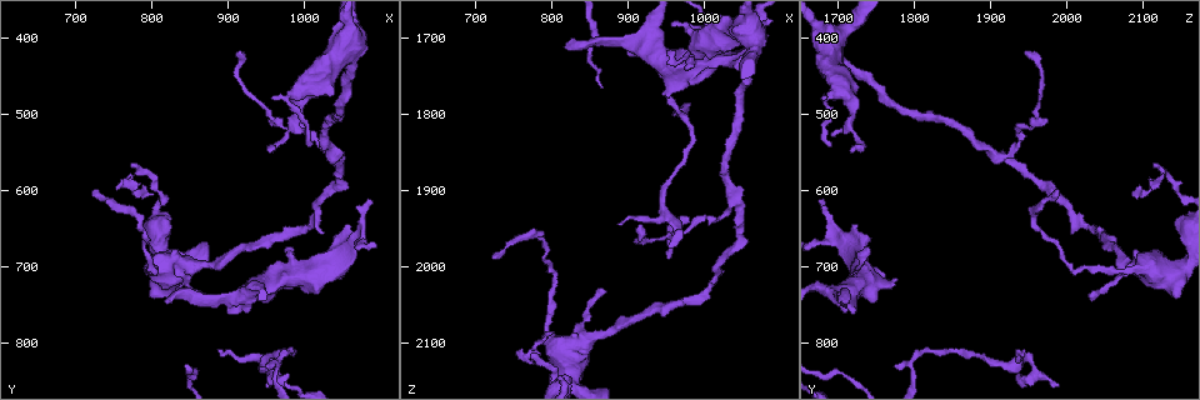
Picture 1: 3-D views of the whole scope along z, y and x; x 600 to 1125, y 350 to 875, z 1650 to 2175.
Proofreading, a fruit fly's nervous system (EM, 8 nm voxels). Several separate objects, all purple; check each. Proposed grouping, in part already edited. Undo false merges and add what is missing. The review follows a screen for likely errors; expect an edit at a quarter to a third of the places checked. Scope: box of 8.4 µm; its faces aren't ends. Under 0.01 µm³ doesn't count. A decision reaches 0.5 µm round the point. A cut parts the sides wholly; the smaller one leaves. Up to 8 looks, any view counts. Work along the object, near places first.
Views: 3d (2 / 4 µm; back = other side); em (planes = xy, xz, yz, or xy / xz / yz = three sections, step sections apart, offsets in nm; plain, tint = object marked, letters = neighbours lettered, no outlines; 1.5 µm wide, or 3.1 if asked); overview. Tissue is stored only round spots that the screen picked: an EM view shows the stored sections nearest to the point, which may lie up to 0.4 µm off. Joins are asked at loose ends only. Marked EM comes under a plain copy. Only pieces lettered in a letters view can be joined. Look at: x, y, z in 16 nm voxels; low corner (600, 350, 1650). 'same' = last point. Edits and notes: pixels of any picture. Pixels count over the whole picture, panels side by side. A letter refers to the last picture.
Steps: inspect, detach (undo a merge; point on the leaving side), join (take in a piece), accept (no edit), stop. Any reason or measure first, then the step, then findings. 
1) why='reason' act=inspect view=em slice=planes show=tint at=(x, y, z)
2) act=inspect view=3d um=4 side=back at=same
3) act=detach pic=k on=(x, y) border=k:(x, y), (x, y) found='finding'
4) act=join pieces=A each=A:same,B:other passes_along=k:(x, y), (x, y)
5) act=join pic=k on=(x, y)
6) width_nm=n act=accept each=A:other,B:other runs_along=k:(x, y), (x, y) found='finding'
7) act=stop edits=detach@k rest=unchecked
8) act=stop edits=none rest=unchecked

why='branch stops here' act=inspect view=3d um=4 side=back at=(980, 840, 1935)

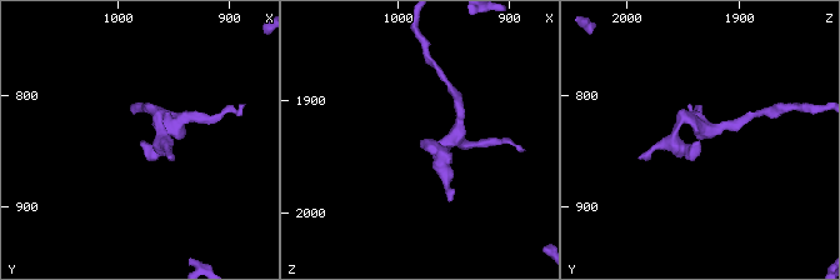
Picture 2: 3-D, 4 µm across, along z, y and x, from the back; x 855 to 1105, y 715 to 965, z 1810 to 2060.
why='need the tissue' act=inspect view=em slice=xy step=4 show=letters at=(980, 840, 1936)

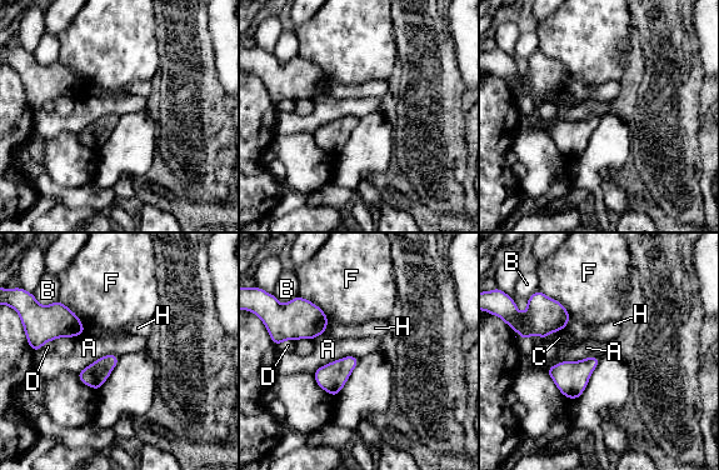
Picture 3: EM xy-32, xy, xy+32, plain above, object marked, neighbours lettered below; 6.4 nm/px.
width_nm=120 act=accept each=A:other,B:other,C:other,D:other,F:other,H:other border=3:(599, 356), (560, 360), (544, 370) found='none of them fits'

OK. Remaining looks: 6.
why='abrupt turn' act=inspect view=em slice=planes show=tint at=(970, 815, 1805)

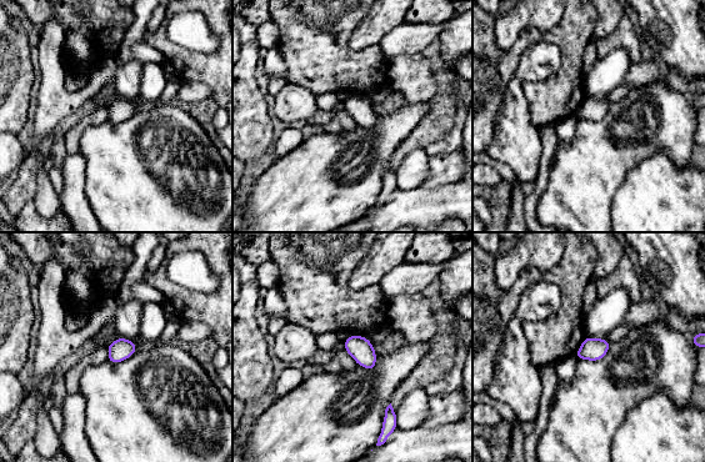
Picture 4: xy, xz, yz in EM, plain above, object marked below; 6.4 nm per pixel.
why='see the neighbours' act=inspect view=em slice=planes show=letters at=same

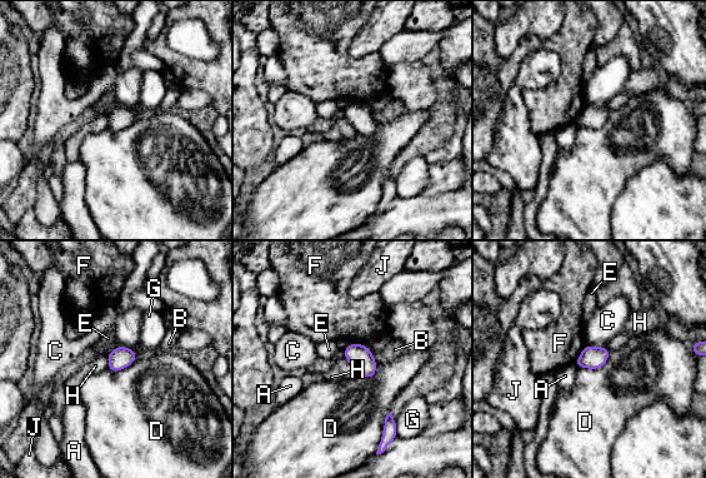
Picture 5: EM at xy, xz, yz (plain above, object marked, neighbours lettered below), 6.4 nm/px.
act=accept each=A:other,B:other,C:other,D:other,E:other,F:other,G:other,H:other,J:other border=5:(341, 352), (357, 373) found='one neuron here'

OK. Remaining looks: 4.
why='free end' act=inspect view=3d um=4 at=(820, 745, 1710)

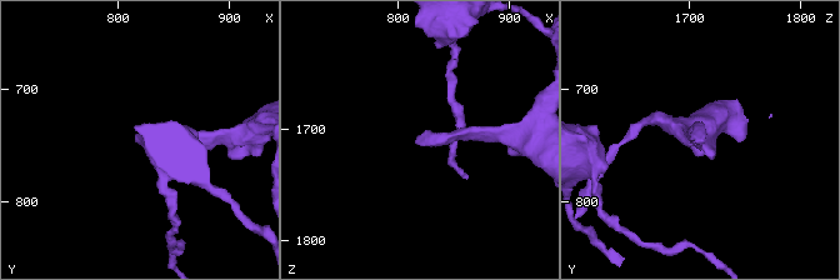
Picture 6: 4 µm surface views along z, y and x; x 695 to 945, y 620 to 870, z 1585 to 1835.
act=inspect view=em slice=planes show=letters at=(816, 748, 1708)

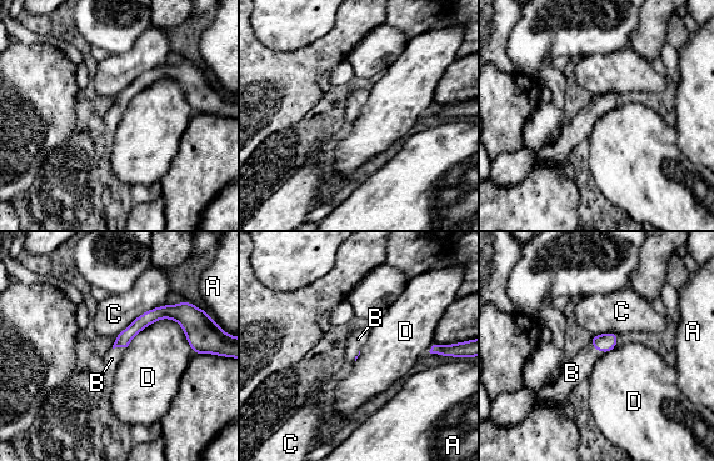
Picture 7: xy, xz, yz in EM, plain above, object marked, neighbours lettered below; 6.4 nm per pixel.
act=join pieces=B each=A:other,B:same,C:other,D:other passes_along=7:(604, 342), (597, 349), (572, 372) found='it goes on there'

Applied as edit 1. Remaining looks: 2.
act=stop edits=join@7 rest=unchecked

